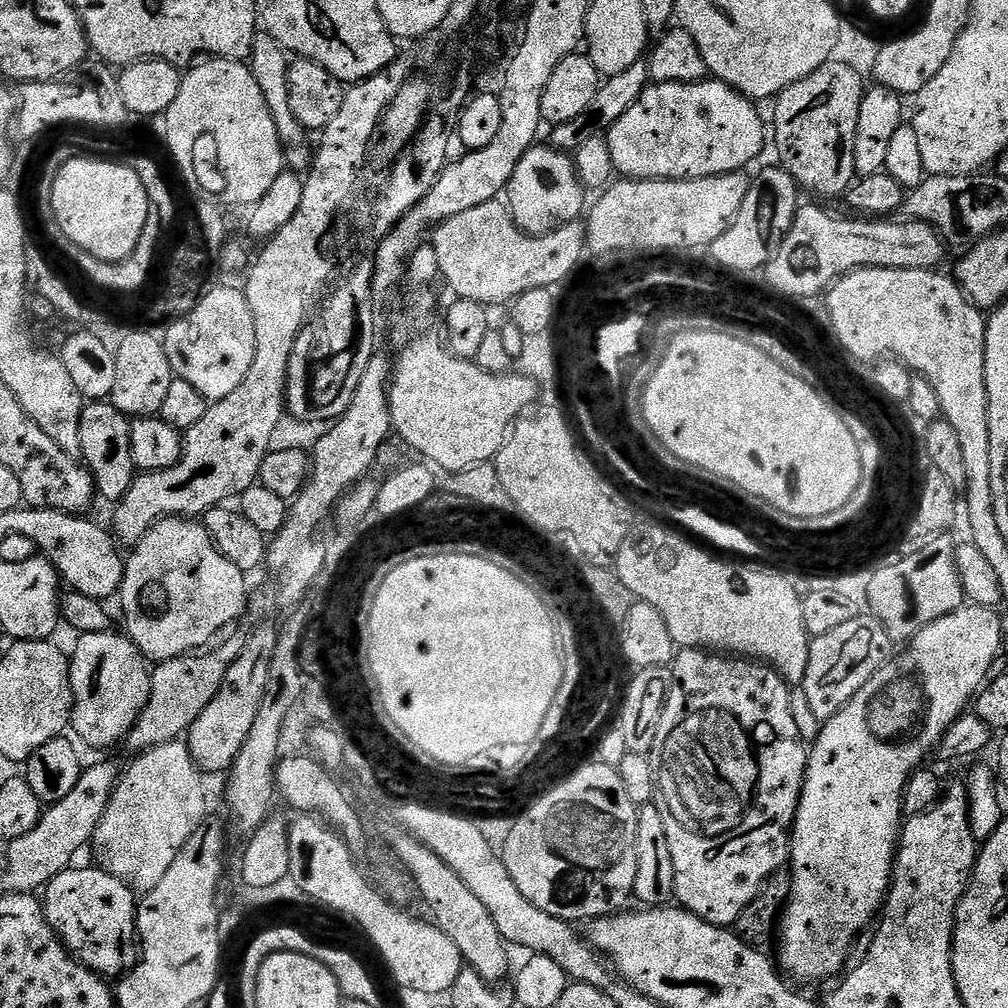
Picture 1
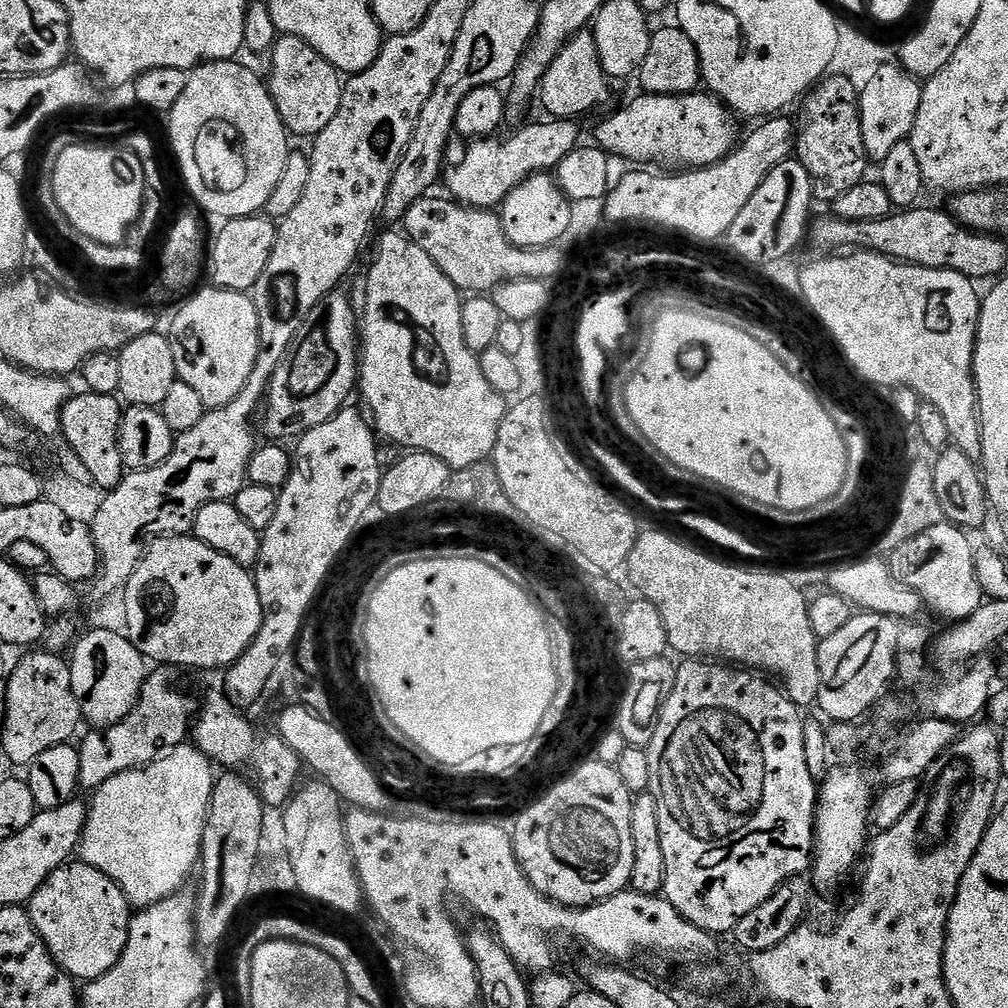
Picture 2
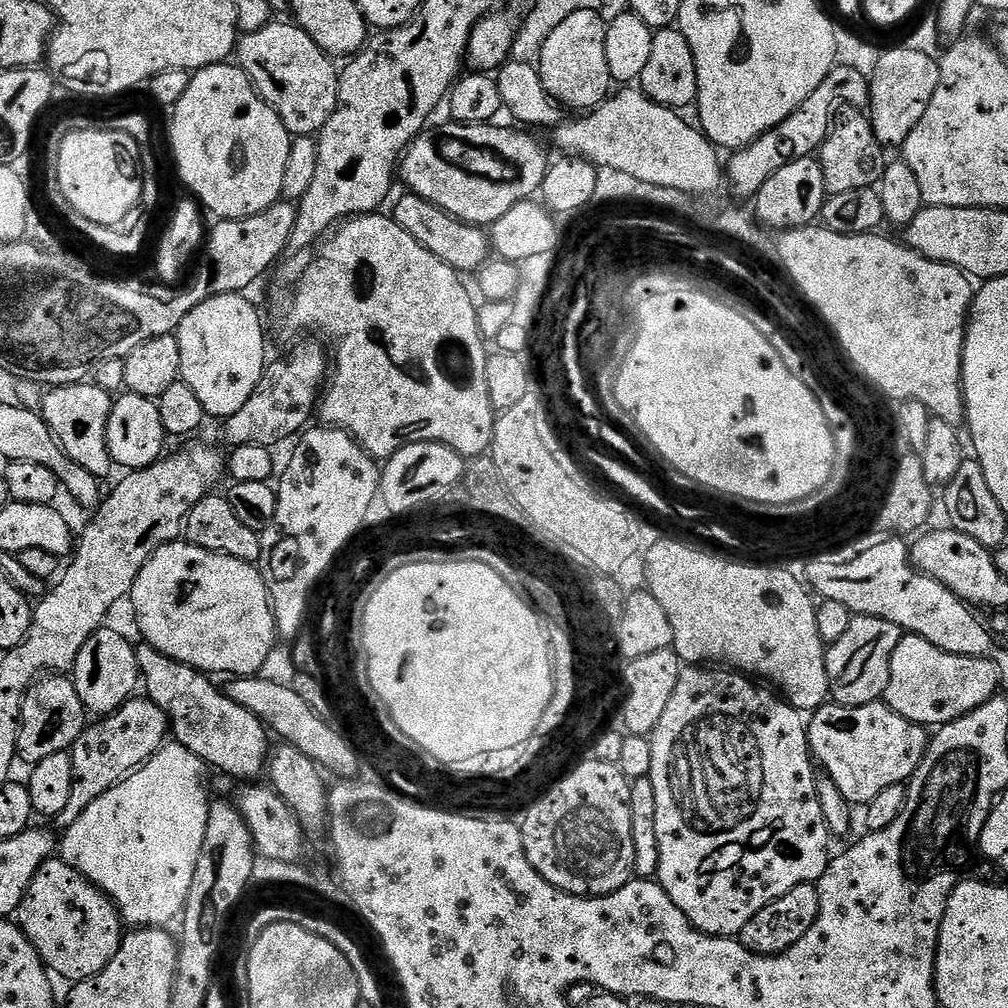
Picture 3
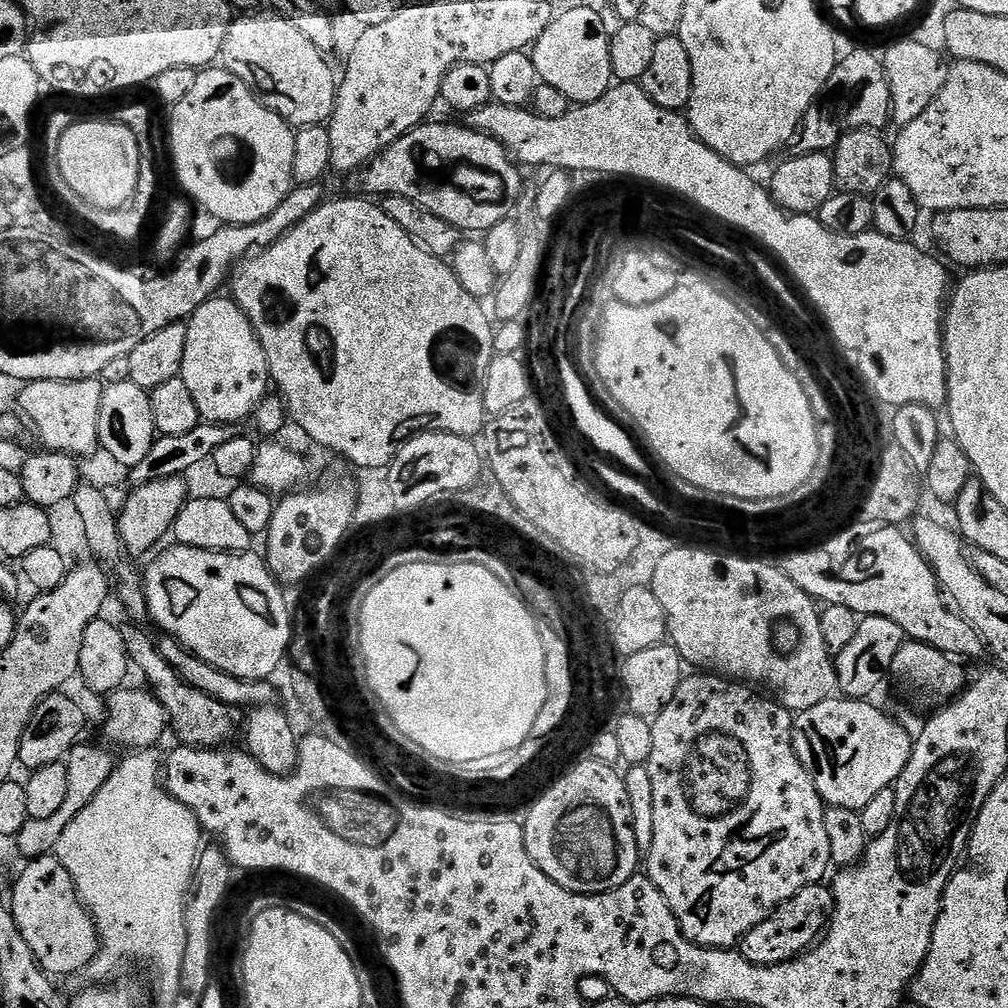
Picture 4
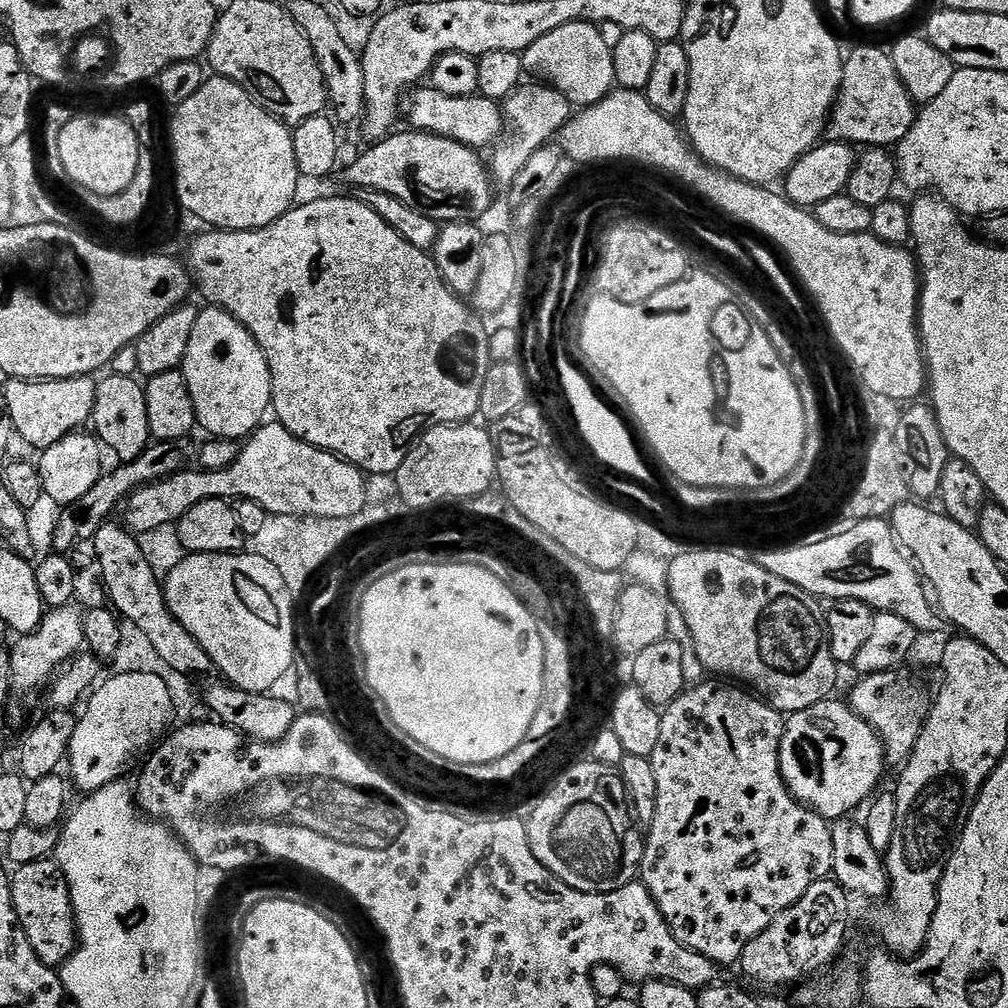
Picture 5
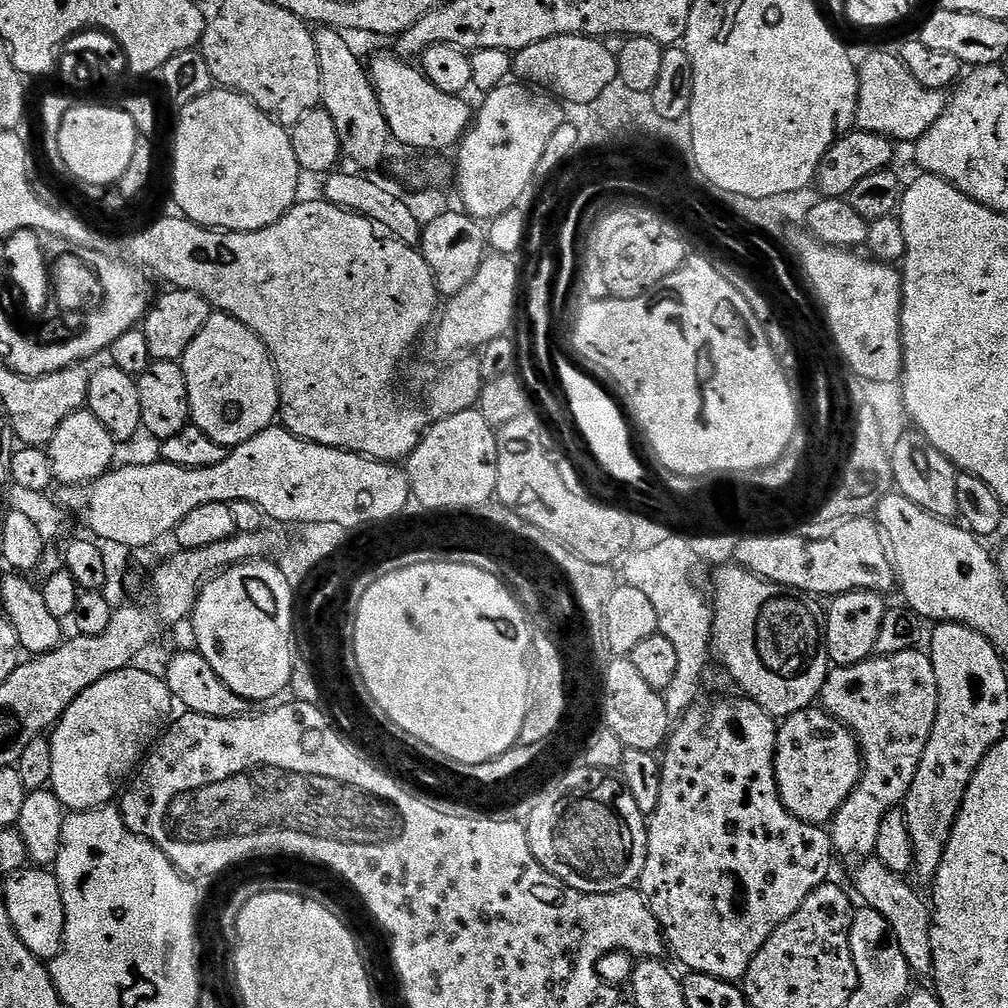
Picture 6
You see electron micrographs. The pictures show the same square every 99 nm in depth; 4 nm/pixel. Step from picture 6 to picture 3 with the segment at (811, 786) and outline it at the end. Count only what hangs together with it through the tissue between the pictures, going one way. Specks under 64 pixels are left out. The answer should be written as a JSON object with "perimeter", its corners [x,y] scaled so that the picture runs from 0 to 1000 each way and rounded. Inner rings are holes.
{"perimeter":[[[828,696],[818,697],[817,701],[811,702],[809,706],[805,707],[804,713],[801,715],[802,719],[802,742],[806,745],[806,753],[818,766],[819,769],[827,776],[827,780],[831,780],[831,784],[835,784],[835,788],[839,791],[842,799],[859,800],[868,792],[870,788],[875,788],[875,784],[879,784],[879,780],[887,780],[888,778],[897,778],[904,774],[907,764],[911,764],[911,760],[915,756],[915,752],[921,743],[921,736],[923,733],[923,726],[920,721],[909,719],[907,716],[900,715],[894,708],[888,707],[887,704],[881,702],[876,696],[867,698],[856,698],[855,700],[835,700]]]}

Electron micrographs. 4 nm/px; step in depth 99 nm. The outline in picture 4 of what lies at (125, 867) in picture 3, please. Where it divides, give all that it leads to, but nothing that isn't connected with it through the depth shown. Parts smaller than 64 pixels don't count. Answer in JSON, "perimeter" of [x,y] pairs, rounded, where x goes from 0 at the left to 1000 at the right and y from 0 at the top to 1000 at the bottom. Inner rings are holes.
{"perimeter":[[[135,744],[124,750],[127,751],[120,758],[118,755],[112,761],[109,772],[105,772],[101,784],[97,784],[97,788],[93,788],[89,800],[85,800],[85,804],[81,804],[81,808],[77,808],[77,812],[73,812],[73,815],[69,815],[69,819],[65,819],[65,824],[62,826],[62,832],[59,833],[54,848],[62,855],[62,859],[65,859],[65,867],[69,867],[75,885],[79,888],[80,895],[87,900],[87,905],[99,927],[99,945],[92,950],[91,957],[85,962],[85,968],[88,968],[91,974],[103,974],[111,970],[106,970],[106,968],[113,967],[122,956],[140,956],[141,959],[147,960],[148,966],[151,967],[151,980],[155,983],[156,994],[163,996],[163,998],[169,998],[177,990],[177,982],[181,974],[181,952],[185,950],[185,907],[183,900],[194,868],[194,855],[197,853],[200,844],[200,836],[198,837],[200,822],[194,813],[194,809],[181,796],[174,794],[163,781],[161,777],[161,750],[158,750],[155,744]]]}

